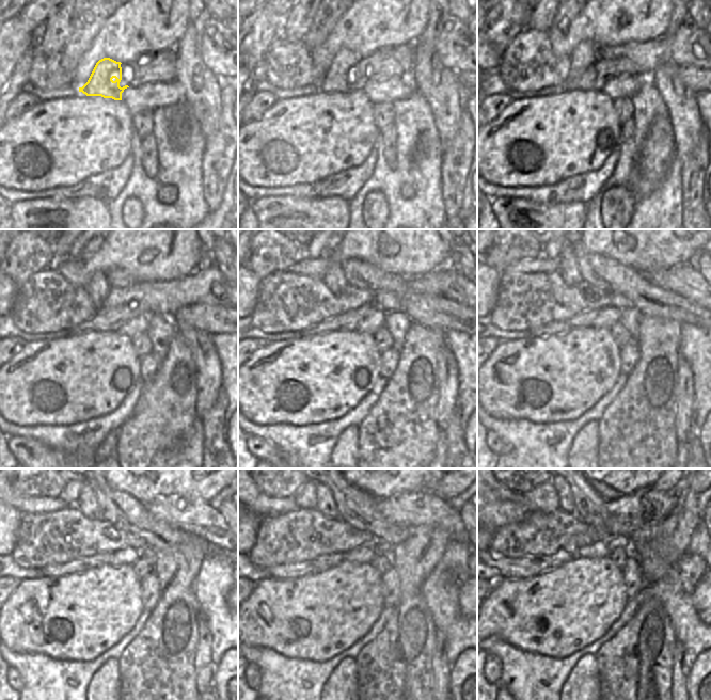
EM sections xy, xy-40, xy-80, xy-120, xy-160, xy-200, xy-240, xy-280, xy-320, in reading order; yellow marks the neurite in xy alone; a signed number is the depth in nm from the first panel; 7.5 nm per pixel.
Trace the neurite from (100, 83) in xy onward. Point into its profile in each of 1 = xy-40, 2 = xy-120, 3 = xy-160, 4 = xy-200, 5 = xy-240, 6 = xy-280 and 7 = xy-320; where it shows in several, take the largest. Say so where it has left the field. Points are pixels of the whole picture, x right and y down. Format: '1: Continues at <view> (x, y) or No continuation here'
1: Continues at xy-40 (336, 78)
2: Continues at xy-120 (98, 287)
3: Continues at xy-160 (334, 280)
4: Continues at xy-200 (569, 271)
5: Continues at xy-240 (87, 503)
6: Continues at xy-280 (325, 503)
7: Continues at xy-320 (566, 504).

